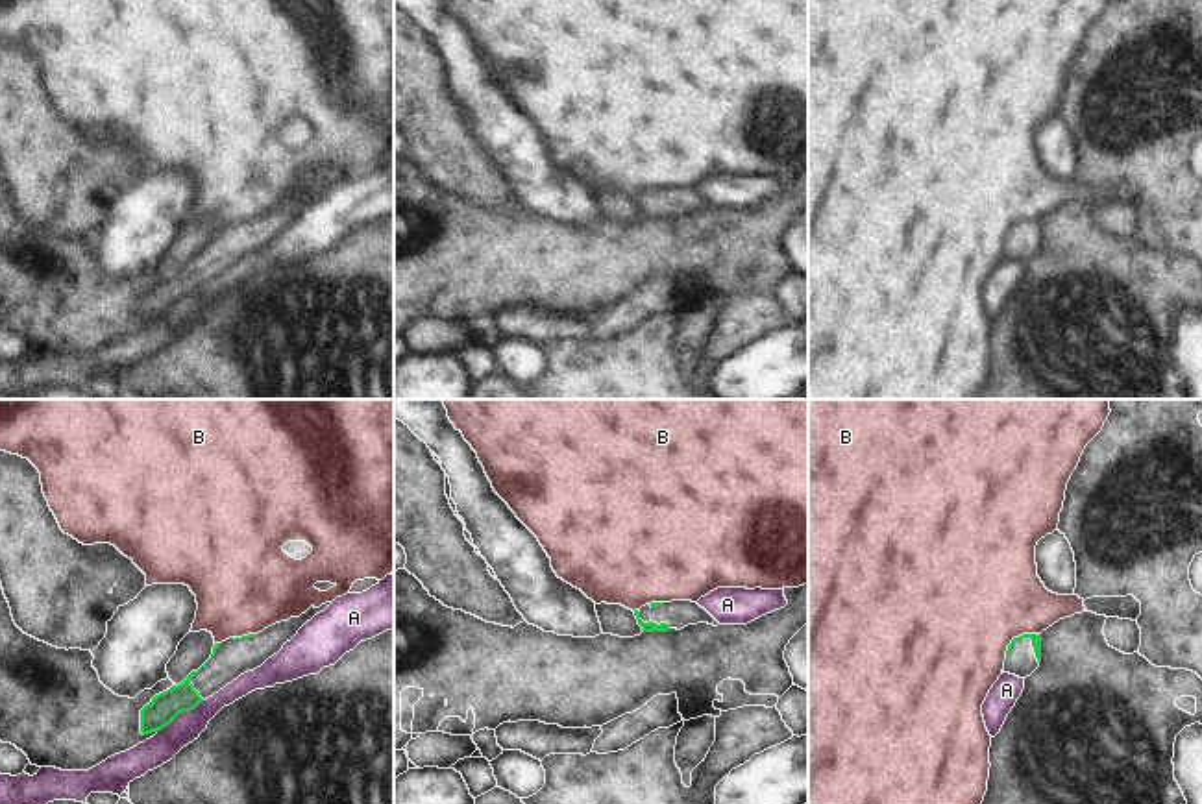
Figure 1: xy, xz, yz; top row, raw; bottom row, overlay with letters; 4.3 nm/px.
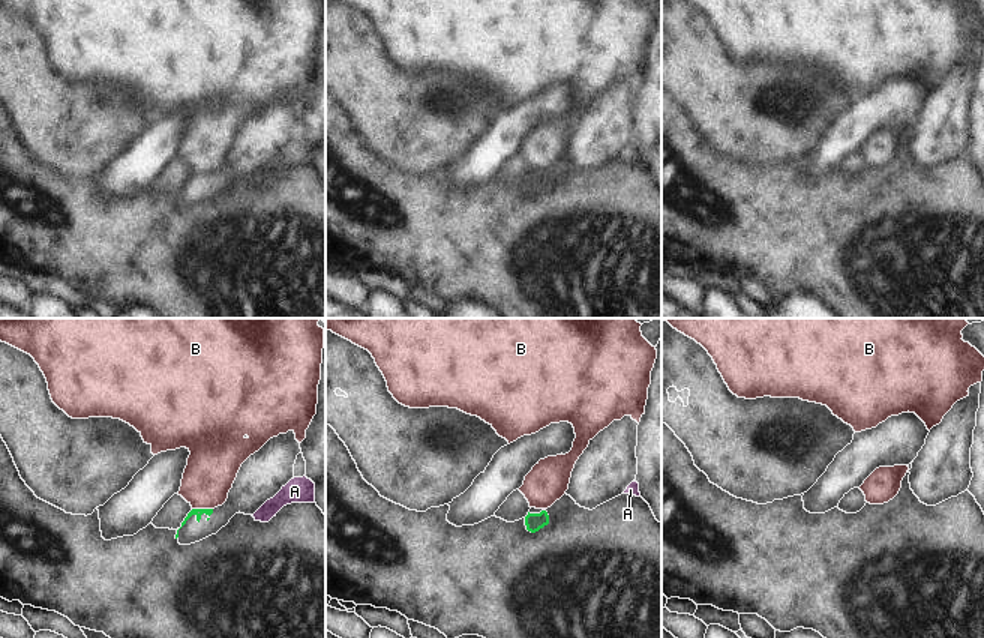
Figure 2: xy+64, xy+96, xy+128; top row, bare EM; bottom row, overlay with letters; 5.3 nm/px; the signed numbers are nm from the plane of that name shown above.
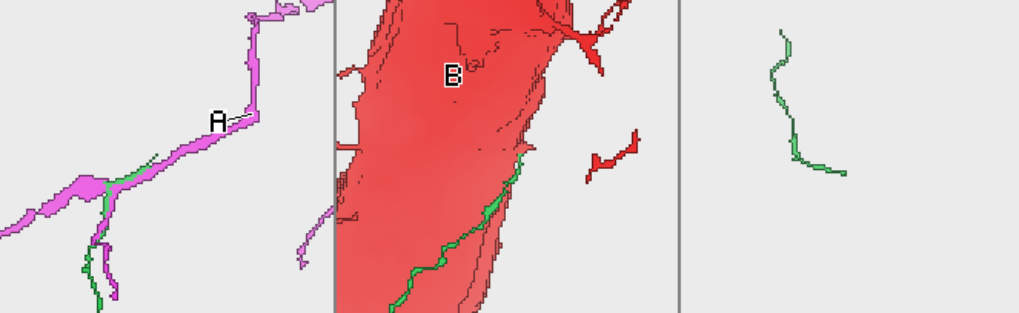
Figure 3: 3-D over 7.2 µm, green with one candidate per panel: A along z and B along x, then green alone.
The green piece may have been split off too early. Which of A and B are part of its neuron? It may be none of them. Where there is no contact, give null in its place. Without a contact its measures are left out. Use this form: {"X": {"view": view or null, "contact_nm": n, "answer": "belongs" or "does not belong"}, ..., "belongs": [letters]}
{"A": {"view": "xy", "contact_nm": 240, "answer": "does not belong"}, "B": {"view": "yz", "contact_nm": 180, "answer": "does not belong"}, "belongs": []}

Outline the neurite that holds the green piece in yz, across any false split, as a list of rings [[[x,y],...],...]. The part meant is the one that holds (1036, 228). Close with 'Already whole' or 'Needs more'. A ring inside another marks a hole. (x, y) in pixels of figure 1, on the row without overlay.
[[[1037,220],[1013,224],[1006,237],[1004,259],[1019,264],[1030,262],[1041,248],[1041,225]]]. Needs more

